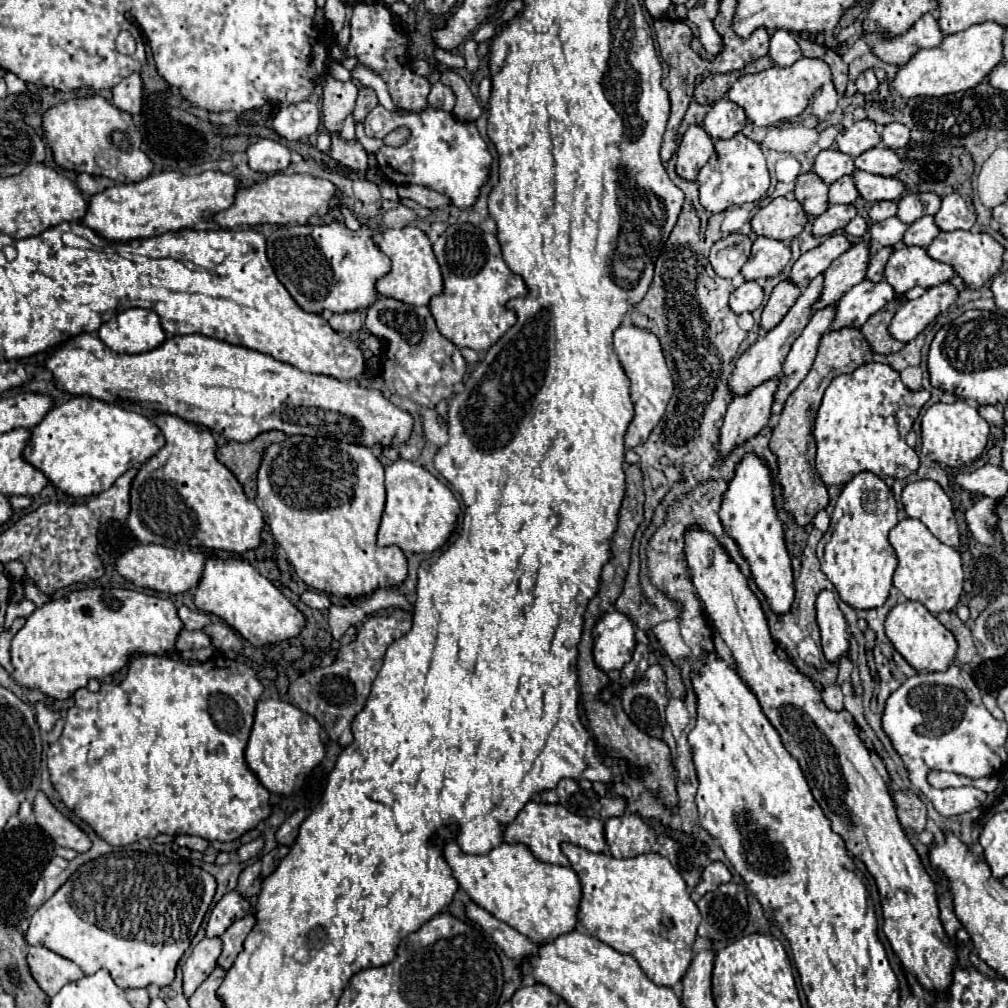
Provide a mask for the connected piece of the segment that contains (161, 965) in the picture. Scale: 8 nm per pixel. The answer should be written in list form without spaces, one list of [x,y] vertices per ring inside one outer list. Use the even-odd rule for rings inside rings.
[[[115,850],[79,866],[71,878],[33,914],[25,940],[31,946],[45,946],[51,952],[73,960],[85,974],[105,968],[113,982],[125,990],[149,984],[167,986],[175,978],[175,968],[183,952],[197,934],[203,916],[215,894],[215,878],[199,866],[183,860],[171,862],[157,852]]]

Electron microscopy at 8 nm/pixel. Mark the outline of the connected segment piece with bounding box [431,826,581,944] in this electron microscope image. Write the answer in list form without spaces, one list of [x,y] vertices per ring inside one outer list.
[[[455,826],[437,830],[431,842],[441,842],[443,858],[451,866],[459,886],[471,900],[489,910],[501,922],[513,926],[535,944],[545,944],[559,934],[577,928],[577,906],[581,900],[581,884],[569,866],[539,862],[525,844],[501,842],[487,854],[465,854],[455,842]]]

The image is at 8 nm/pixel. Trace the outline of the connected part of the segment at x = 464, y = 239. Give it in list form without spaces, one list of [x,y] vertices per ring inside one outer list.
[[[473,224],[449,226],[433,244],[433,250],[445,282],[443,294],[435,296],[429,304],[439,332],[457,348],[487,352],[517,322],[517,314],[505,304],[511,298],[523,298],[529,294],[523,278],[507,268],[497,236],[483,232]]]

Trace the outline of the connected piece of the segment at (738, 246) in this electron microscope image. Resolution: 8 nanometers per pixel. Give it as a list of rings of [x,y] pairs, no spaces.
[[[729,234],[727,238],[715,242],[709,254],[713,270],[723,278],[737,276],[751,254],[751,246],[753,242],[745,234]]]

